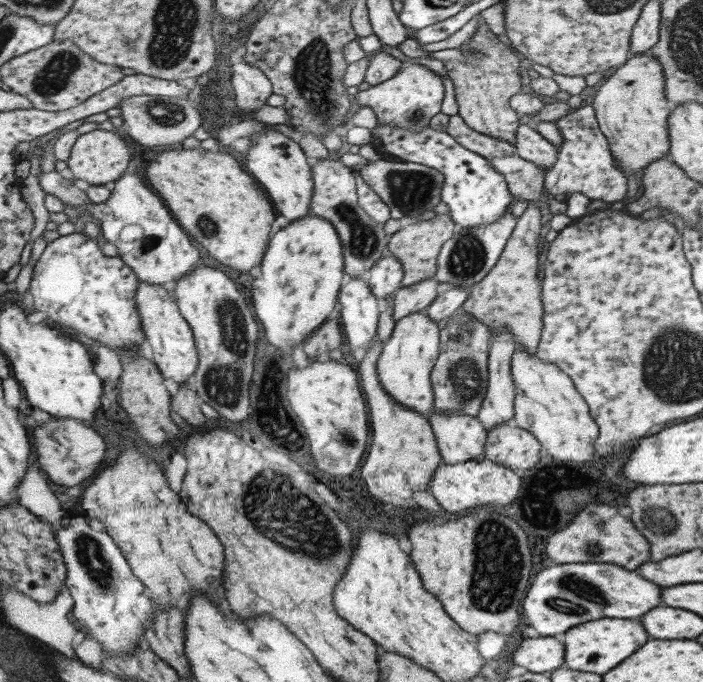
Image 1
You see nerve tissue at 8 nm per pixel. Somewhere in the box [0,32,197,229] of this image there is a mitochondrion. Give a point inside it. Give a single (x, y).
(53, 79)

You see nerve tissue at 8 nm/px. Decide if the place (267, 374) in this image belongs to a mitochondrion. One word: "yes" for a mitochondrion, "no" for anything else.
yes

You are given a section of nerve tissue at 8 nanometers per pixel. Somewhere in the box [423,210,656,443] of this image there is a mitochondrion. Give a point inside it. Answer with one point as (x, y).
(468, 254)

